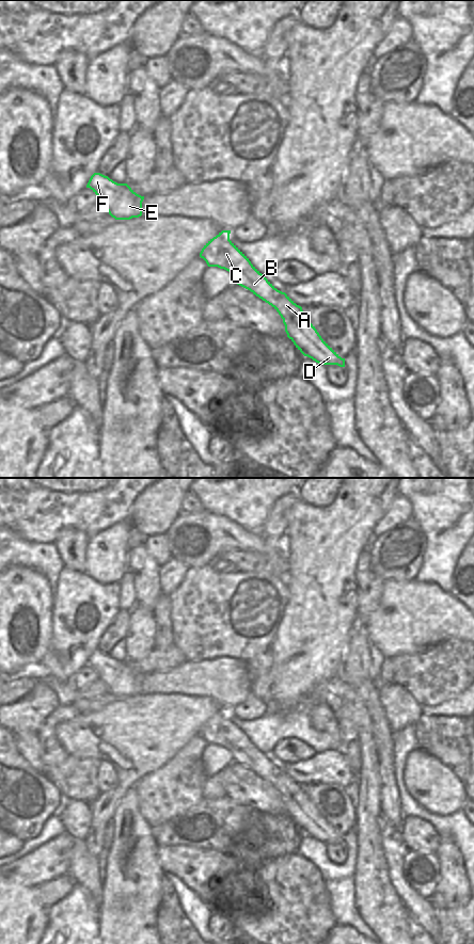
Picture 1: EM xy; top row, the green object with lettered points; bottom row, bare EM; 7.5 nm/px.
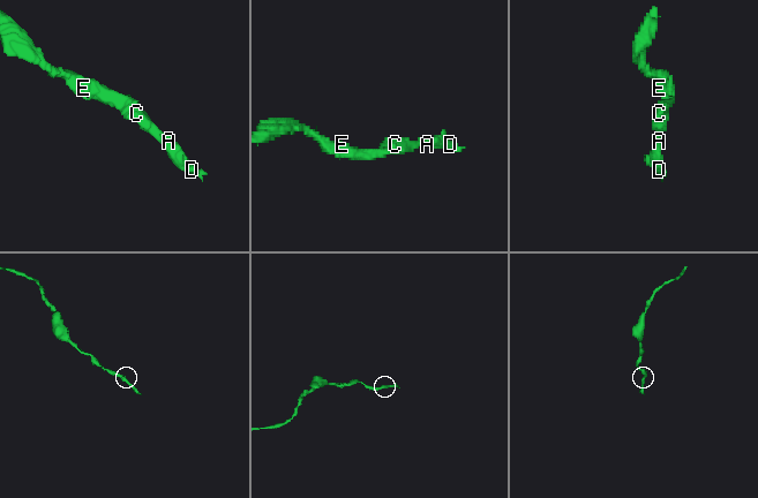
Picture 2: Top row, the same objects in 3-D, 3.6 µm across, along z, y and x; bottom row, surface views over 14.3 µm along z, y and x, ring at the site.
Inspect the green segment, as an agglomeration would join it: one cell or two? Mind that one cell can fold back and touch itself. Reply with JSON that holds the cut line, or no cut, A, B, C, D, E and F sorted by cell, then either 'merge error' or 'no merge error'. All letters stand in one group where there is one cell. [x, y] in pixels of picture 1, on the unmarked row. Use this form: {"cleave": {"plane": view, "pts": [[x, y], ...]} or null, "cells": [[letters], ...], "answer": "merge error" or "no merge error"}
{"cleave": null, "cells": [["A", "B", "C", "D", "E", "F"]], "answer": "no merge error"}

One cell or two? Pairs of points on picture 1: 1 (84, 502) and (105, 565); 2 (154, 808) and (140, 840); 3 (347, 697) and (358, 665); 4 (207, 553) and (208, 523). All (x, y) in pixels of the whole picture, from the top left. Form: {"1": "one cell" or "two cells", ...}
{"1": "two cells", "2": "two cells", "3": "two cells", "4": "one cell"}

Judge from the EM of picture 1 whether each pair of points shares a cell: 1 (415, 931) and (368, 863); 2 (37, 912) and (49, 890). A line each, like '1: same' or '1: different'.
1: different
2: different

